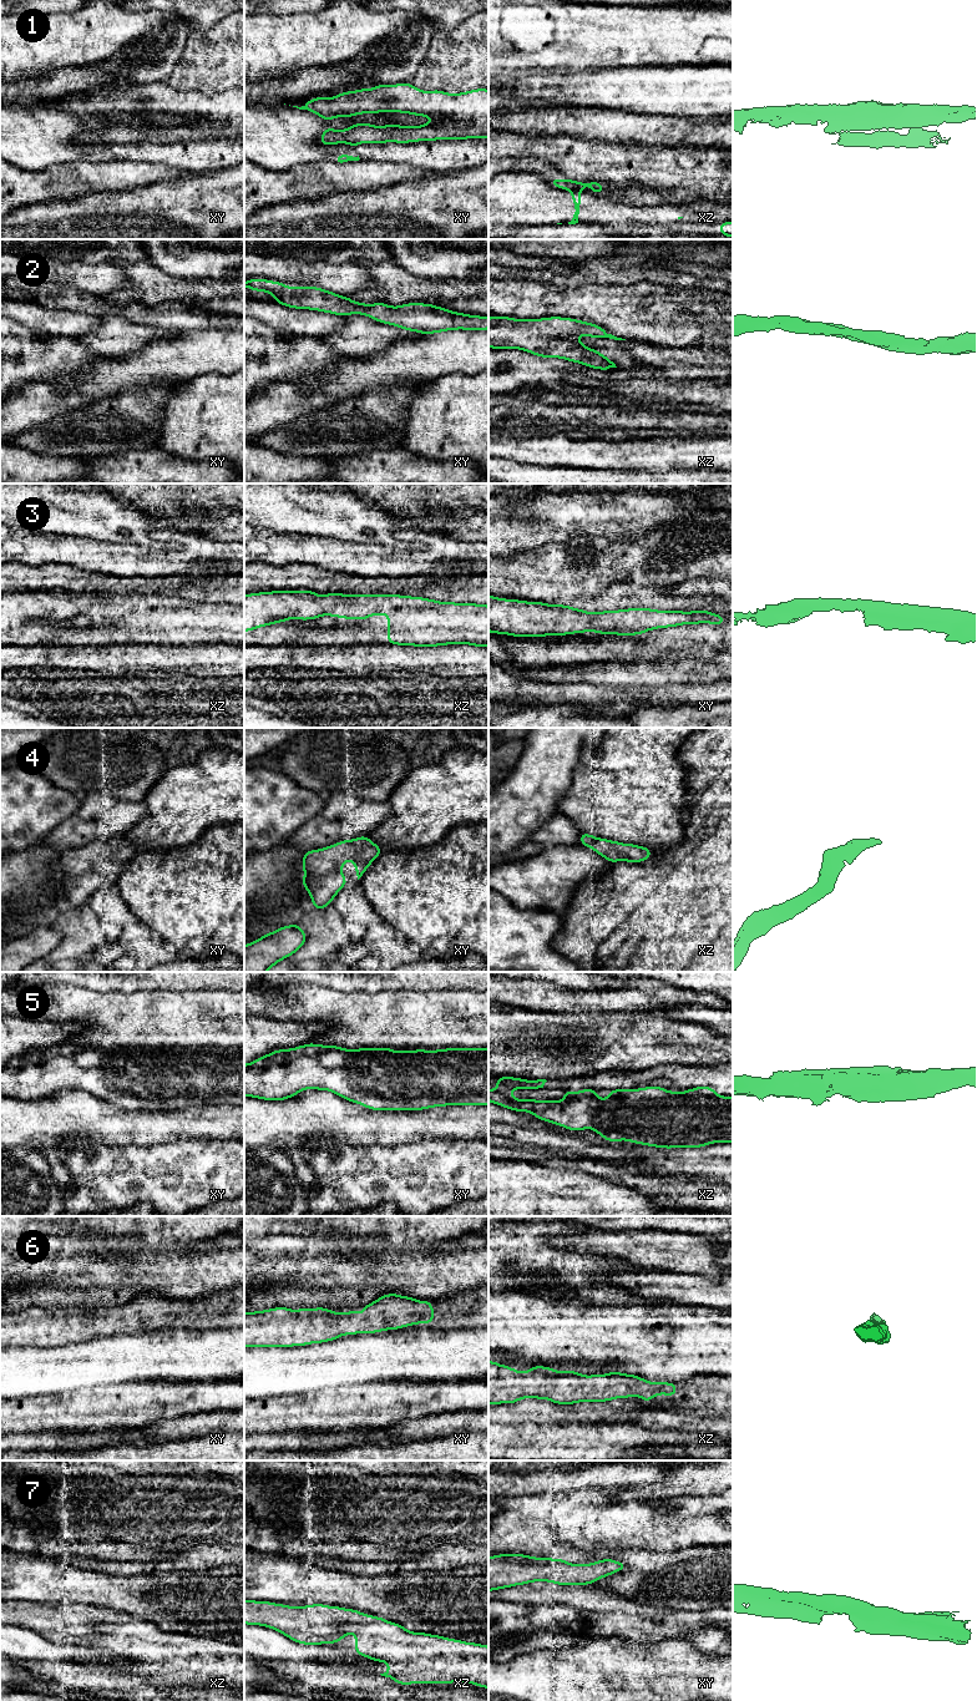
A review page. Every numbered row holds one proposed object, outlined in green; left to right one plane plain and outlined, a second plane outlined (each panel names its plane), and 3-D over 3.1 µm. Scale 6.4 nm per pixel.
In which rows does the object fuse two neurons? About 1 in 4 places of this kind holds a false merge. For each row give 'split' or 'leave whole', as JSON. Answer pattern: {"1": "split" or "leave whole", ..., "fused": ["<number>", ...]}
{"1": "split", "2": "leave whole", "3": "leave whole", "4": "leave whole", "5": "leave whole", "6": "leave whole", "7": "leave whole", "fused": ["1"]}

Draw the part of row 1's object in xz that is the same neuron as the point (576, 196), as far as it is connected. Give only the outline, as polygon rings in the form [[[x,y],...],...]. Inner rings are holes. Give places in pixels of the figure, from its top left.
[[[570,191],[572,193],[572,201],[574,204],[574,214],[571,222],[568,222],[568,224],[576,224],[578,223],[578,218],[581,216],[581,191]]]

